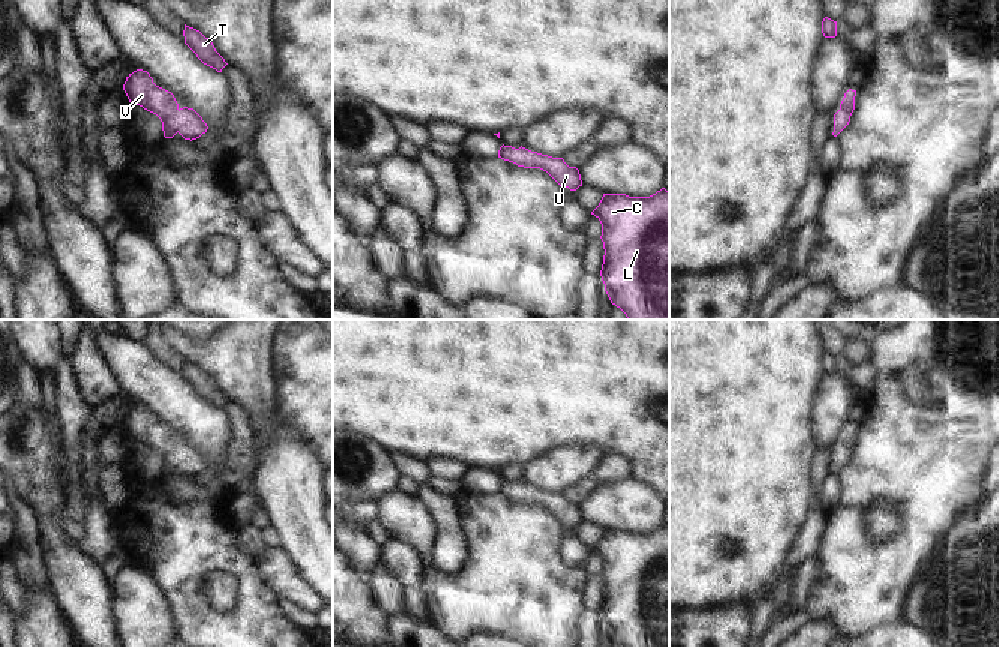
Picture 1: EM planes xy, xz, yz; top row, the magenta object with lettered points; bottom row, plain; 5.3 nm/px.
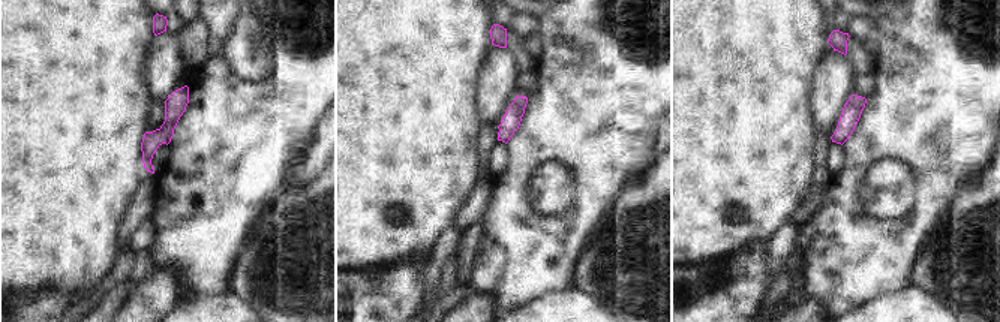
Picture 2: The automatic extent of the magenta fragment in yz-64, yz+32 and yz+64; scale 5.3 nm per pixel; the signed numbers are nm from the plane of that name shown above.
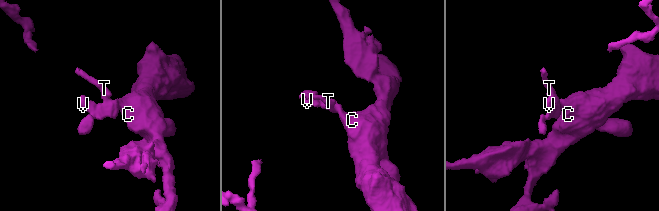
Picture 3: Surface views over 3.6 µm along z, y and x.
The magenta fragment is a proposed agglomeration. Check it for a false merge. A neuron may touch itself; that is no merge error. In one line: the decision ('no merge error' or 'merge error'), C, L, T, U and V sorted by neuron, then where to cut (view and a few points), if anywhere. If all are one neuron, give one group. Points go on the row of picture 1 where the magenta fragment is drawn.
no merge error | C L T U V | no cut

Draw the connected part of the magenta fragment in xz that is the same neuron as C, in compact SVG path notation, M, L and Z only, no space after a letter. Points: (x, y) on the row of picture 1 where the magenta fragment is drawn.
M669 191L650 197L603 194L591 212L602 224L604 291L627 320L669 320Z

